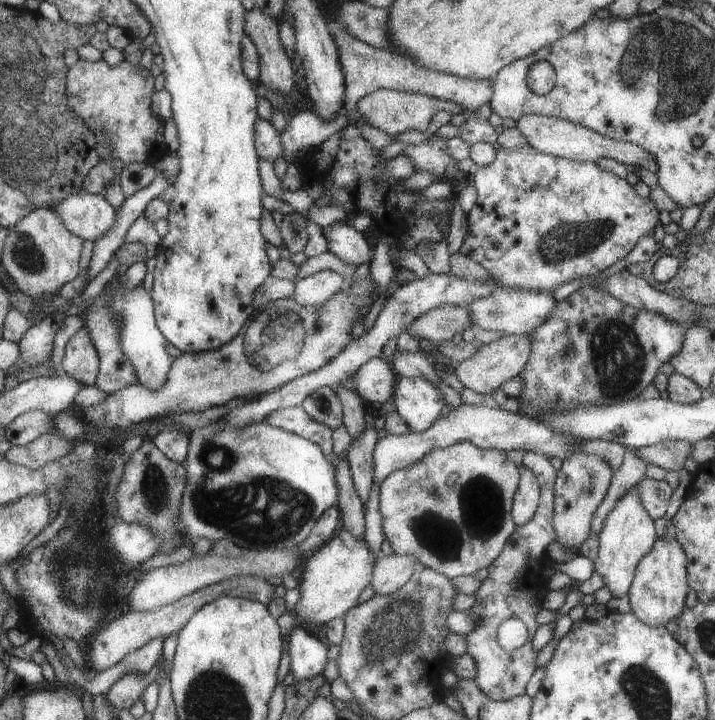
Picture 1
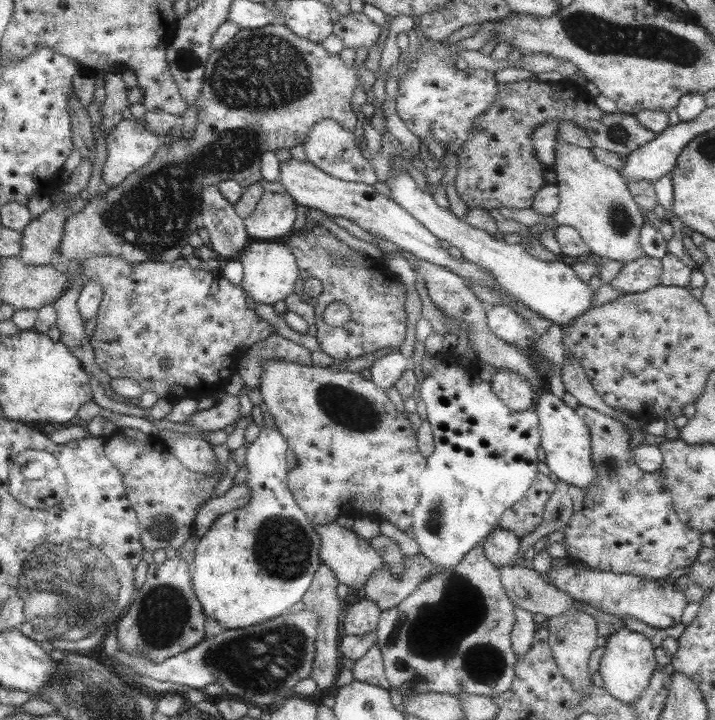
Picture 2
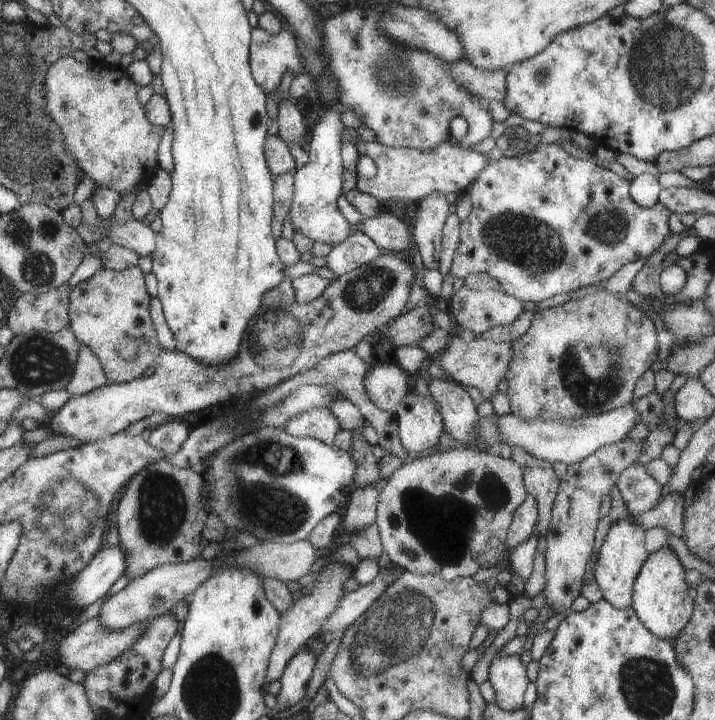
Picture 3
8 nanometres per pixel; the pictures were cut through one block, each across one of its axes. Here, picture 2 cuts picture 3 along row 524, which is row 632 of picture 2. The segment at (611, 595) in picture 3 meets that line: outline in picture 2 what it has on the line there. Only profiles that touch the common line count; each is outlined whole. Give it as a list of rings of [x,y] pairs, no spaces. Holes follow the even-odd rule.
[[[623,627],[615,630],[606,638],[604,648],[598,668],[603,688],[611,694],[612,698],[622,704],[633,704],[633,700],[637,700],[641,696],[641,692],[645,692],[644,688],[648,686],[647,680],[651,679],[651,672],[655,666],[653,646],[649,644],[649,640],[643,634],[631,632]]]

